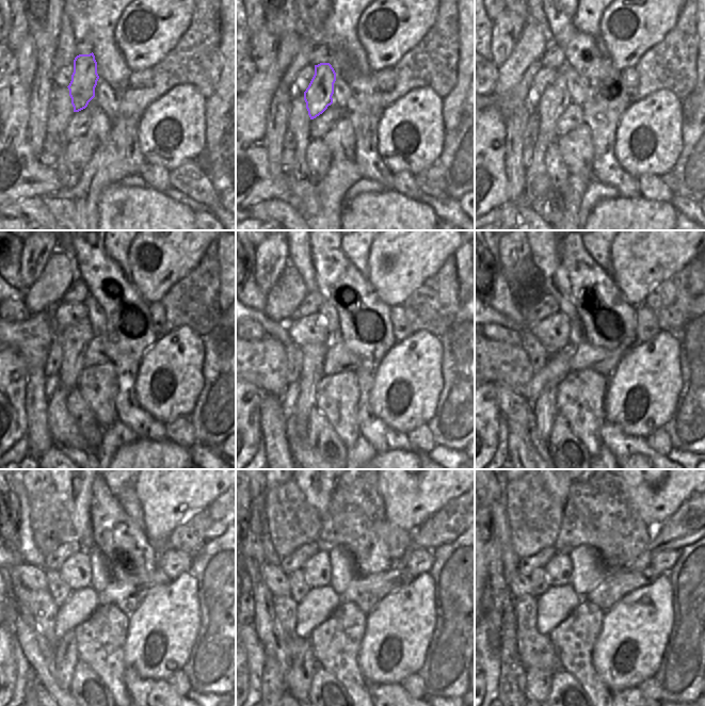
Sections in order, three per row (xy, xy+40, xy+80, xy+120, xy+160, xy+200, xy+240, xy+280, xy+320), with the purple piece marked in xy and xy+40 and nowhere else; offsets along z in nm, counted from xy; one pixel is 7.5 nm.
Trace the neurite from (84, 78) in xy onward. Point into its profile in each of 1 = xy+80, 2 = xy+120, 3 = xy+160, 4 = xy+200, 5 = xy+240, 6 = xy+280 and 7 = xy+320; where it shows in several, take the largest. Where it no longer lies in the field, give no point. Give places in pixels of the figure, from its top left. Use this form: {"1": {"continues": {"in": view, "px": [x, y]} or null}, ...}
{"1": {"continues": {"in": "xy+80", "px": [555, 99]}}, "2": {"continues": {"in": "xy+120", "px": [75, 340]}}, "3": {"continues": {"in": "xy+160", "px": [311, 372]}}, "4": {"continues": {"in": "xy+200", "px": [544, 408]}}, "5": {"continues": {"in": "xy+240", "px": [66, 653]}}, "6": {"continues": {"in": "xy+280", "px": [303, 667]}}, "7": {"continues": {"in": "xy+320", "px": [538, 683]}}}

